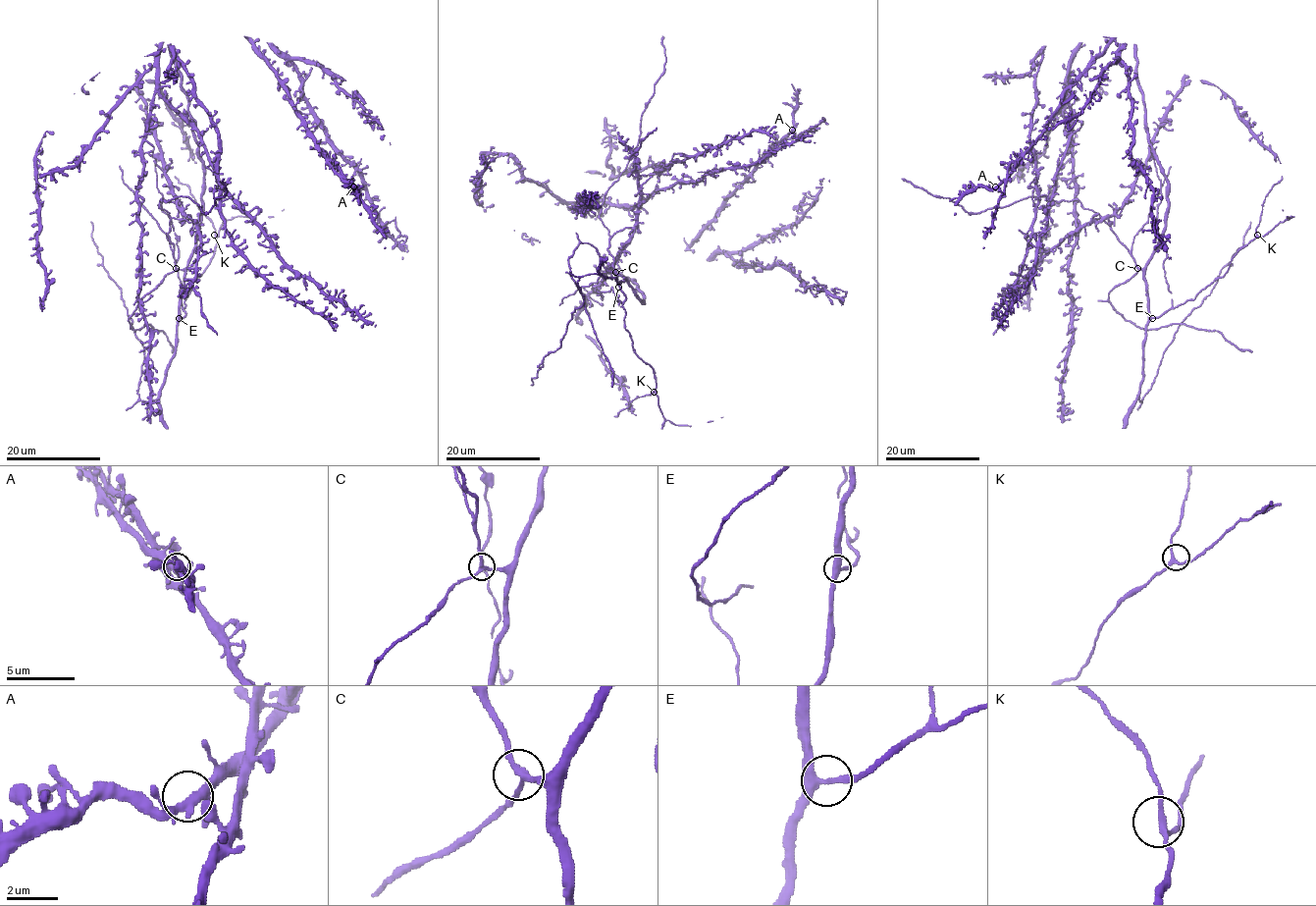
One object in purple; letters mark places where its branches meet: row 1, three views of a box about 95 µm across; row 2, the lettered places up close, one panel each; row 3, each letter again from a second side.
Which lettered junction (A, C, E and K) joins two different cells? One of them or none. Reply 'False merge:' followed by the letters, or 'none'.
False merge: none

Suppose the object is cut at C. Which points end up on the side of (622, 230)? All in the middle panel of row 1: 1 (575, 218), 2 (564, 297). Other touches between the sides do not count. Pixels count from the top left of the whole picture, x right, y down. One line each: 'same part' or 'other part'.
1: other part
2: same part

